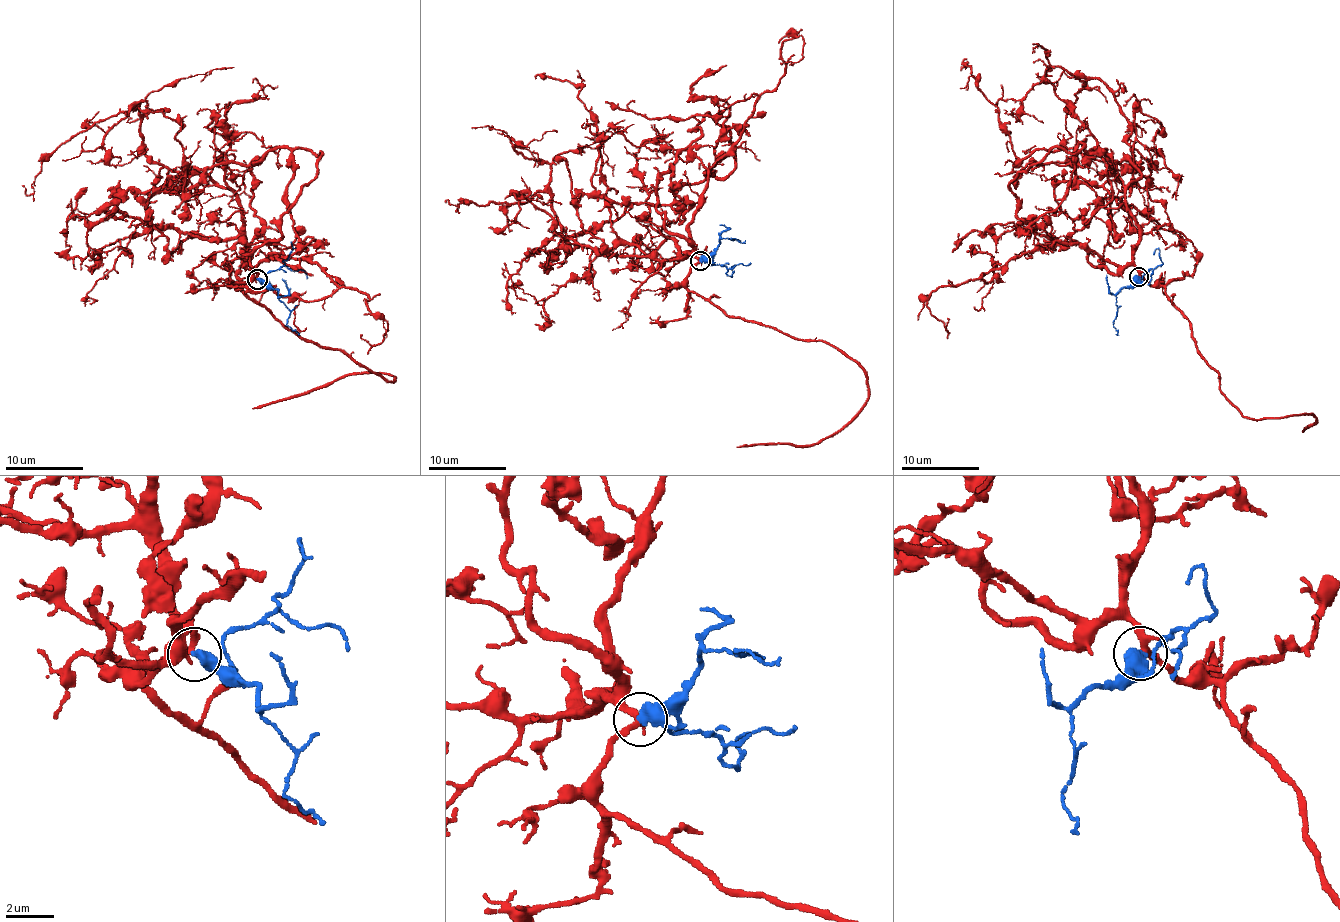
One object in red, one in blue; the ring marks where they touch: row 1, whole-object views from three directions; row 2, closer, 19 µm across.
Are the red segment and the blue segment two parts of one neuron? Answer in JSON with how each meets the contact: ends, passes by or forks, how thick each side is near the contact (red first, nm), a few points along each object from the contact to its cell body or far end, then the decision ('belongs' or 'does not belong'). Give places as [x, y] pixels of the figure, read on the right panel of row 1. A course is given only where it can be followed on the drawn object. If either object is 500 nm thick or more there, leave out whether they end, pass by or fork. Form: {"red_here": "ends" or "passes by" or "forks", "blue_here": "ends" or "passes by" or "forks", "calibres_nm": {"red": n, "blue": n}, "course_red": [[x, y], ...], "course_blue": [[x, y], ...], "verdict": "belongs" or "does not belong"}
{"calibres_nm": {"red": 280, "blue": 550}, "course_red": [[1139, 277], [1130, 121], [1114, 94], [1076, 77], [1070, 136], [1059, 132]], "course_blue": [[1139, 277], [1116, 296], [1113, 322], [1118, 329], [1115, 334]], "verdict": "belongs"}

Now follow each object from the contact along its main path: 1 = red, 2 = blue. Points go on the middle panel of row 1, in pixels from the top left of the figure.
1: (700, 261), (668, 238), (646, 254), (572, 249), (548, 193), (458, 211), (444, 201)
2: (700, 261), (720, 238), (733, 238), (741, 243), (745, 239)

